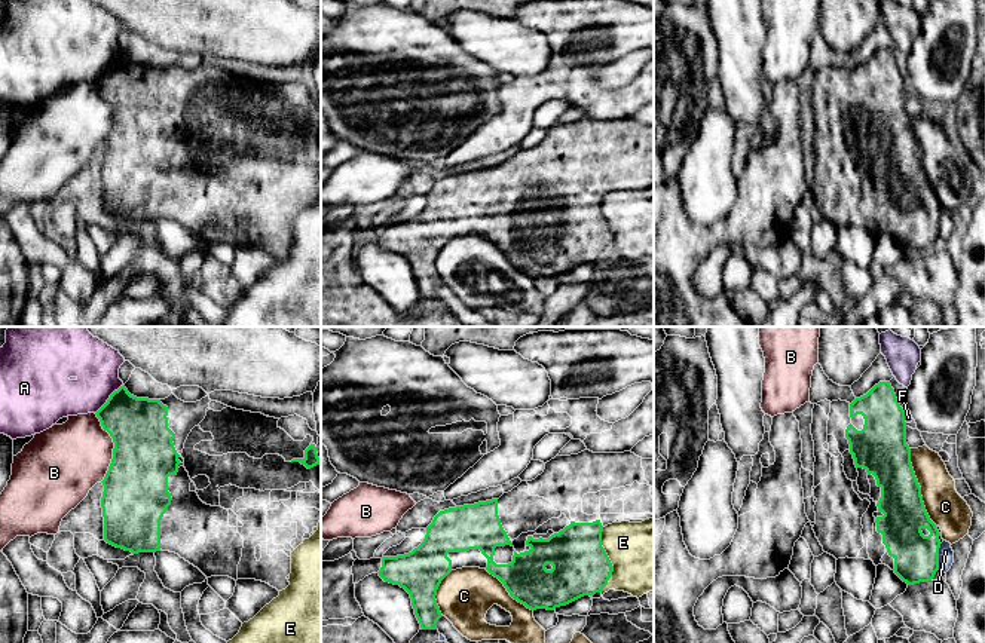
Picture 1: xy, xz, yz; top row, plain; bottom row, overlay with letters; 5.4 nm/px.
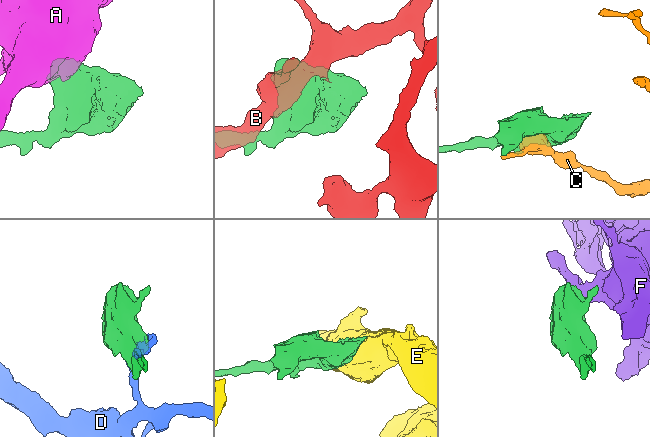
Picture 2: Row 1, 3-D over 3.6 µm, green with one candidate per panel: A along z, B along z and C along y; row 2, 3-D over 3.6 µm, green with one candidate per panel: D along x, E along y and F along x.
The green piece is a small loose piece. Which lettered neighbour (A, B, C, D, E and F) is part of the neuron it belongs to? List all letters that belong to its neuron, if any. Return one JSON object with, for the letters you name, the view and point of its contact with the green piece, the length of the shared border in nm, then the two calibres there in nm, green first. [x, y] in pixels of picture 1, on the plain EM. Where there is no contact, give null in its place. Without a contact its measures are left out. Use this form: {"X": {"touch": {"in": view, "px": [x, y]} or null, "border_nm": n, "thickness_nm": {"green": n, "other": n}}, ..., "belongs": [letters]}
{"belongs": []}

